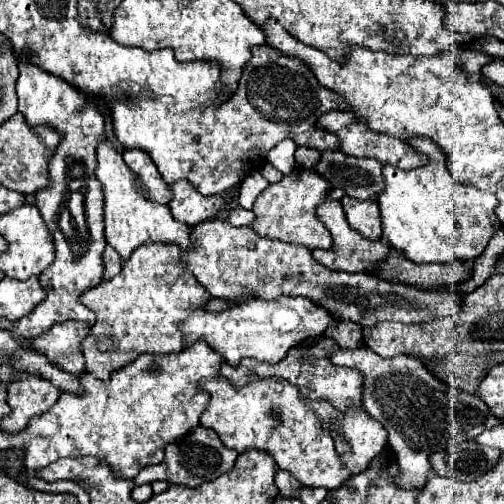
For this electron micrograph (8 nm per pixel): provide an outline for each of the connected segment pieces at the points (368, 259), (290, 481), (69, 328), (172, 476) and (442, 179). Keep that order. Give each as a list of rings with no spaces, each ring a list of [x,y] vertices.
[[[326,201],[318,207],[318,217],[322,219],[322,223],[330,229],[332,233],[332,239],[334,239],[334,245],[332,249],[328,251],[314,251],[314,259],[322,265],[326,265],[328,269],[334,269],[334,271],[374,271],[374,265],[384,261],[388,257],[388,251],[390,247],[384,245],[382,241],[366,241],[364,237],[360,237],[358,231],[354,231],[346,217],[344,217],[344,211],[342,211],[342,205],[340,201]]]
[[[278,471],[278,475],[276,475],[276,485],[278,485],[278,489],[280,489],[280,495],[284,495],[284,497],[294,497],[294,495],[298,495],[298,491],[300,491],[300,487],[302,485],[298,485],[298,481],[294,481],[294,477],[290,477],[290,473],[286,473],[286,471]]]
[[[66,321],[66,323],[54,325],[42,337],[32,339],[30,345],[36,351],[42,351],[48,359],[52,359],[60,369],[72,375],[82,375],[84,357],[78,345],[86,337],[86,333],[88,333],[88,325],[82,325],[80,321]]]
[[[198,425],[196,429],[190,431],[190,435],[186,439],[178,439],[176,443],[170,443],[166,447],[164,461],[158,463],[158,465],[154,465],[154,467],[142,469],[134,481],[136,481],[136,485],[140,485],[140,483],[152,483],[152,481],[168,481],[172,485],[198,487],[204,481],[216,479],[222,473],[230,471],[234,467],[236,457],[238,457],[238,453],[234,449],[226,449],[222,445],[220,437],[212,429],[206,429],[206,427]]]
[[[408,141],[418,153],[428,155],[424,167],[402,171],[384,165],[386,189],[378,197],[382,213],[382,231],[394,249],[400,249],[414,263],[450,263],[478,259],[492,235],[503,226],[494,209],[498,205],[492,193],[464,185],[450,177],[446,153],[432,141]]]

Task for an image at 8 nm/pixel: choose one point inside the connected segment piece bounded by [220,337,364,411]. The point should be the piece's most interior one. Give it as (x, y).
(308, 367)

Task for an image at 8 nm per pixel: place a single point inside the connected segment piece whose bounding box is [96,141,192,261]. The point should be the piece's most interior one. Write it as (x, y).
(129, 220)

